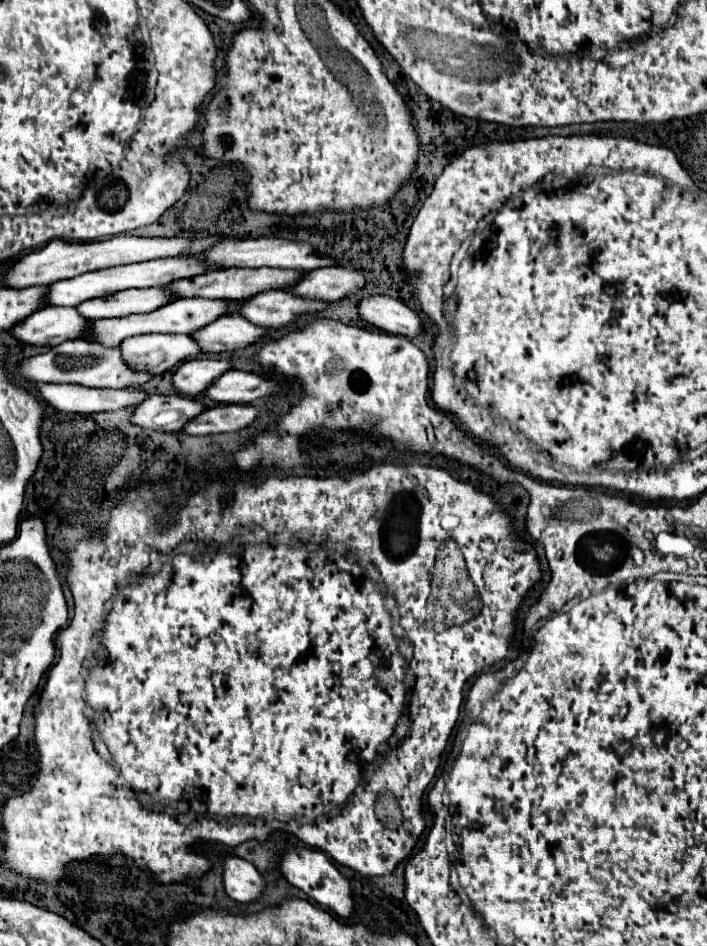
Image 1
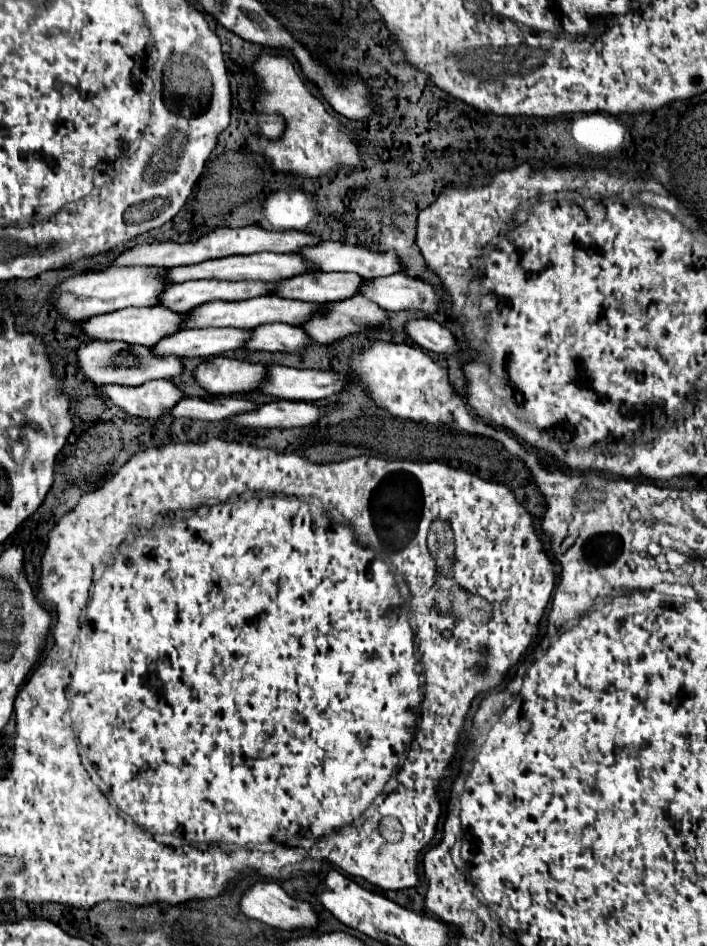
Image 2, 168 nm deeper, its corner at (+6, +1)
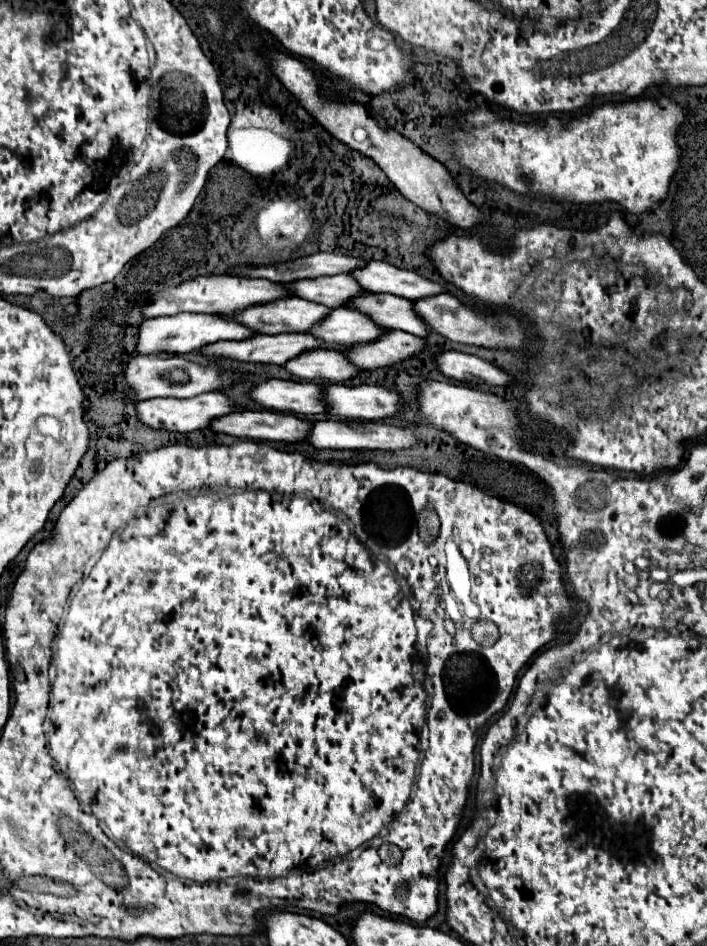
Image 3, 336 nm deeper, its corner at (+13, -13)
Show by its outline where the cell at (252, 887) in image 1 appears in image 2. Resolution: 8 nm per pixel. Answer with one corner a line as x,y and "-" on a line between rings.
258,880
240,896
240,910
268,926
294,930
316,928
318,914
308,902
290,898
276,882

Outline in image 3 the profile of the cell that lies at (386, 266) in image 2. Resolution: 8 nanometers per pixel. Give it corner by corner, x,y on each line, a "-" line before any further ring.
371,260
363,270
351,272
351,276
369,292
389,292
411,302
447,292
447,288
439,282
427,280
415,272
397,268
393,264
375,260

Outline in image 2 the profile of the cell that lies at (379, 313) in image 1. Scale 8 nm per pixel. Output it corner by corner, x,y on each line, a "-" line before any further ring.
412,318
406,322
404,330
418,346
426,350
440,352
440,354
454,354
458,350
450,330
446,330
432,318

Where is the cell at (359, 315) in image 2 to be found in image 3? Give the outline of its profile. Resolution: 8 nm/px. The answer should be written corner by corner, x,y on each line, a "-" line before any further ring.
387,330
377,342
351,346
345,352
345,356
353,360
359,368
373,370
373,368
393,366
403,360
409,360
421,354
425,348
427,348
427,342
423,338
417,338
401,330

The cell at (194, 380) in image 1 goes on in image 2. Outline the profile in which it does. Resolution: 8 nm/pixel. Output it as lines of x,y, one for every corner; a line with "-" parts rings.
214,356
194,370
194,380
200,388
214,396
244,394
254,390
264,378
264,364
250,364
226,356

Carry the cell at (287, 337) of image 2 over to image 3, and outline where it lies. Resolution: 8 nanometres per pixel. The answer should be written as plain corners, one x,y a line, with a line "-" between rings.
331,350
303,352
297,358
283,364
283,368
287,368
291,374
301,376
305,380
331,382
331,384
349,382
351,378
355,378
363,372
363,370
355,368
355,364
349,364
349,360
345,360
345,356
341,356
339,352
331,352

